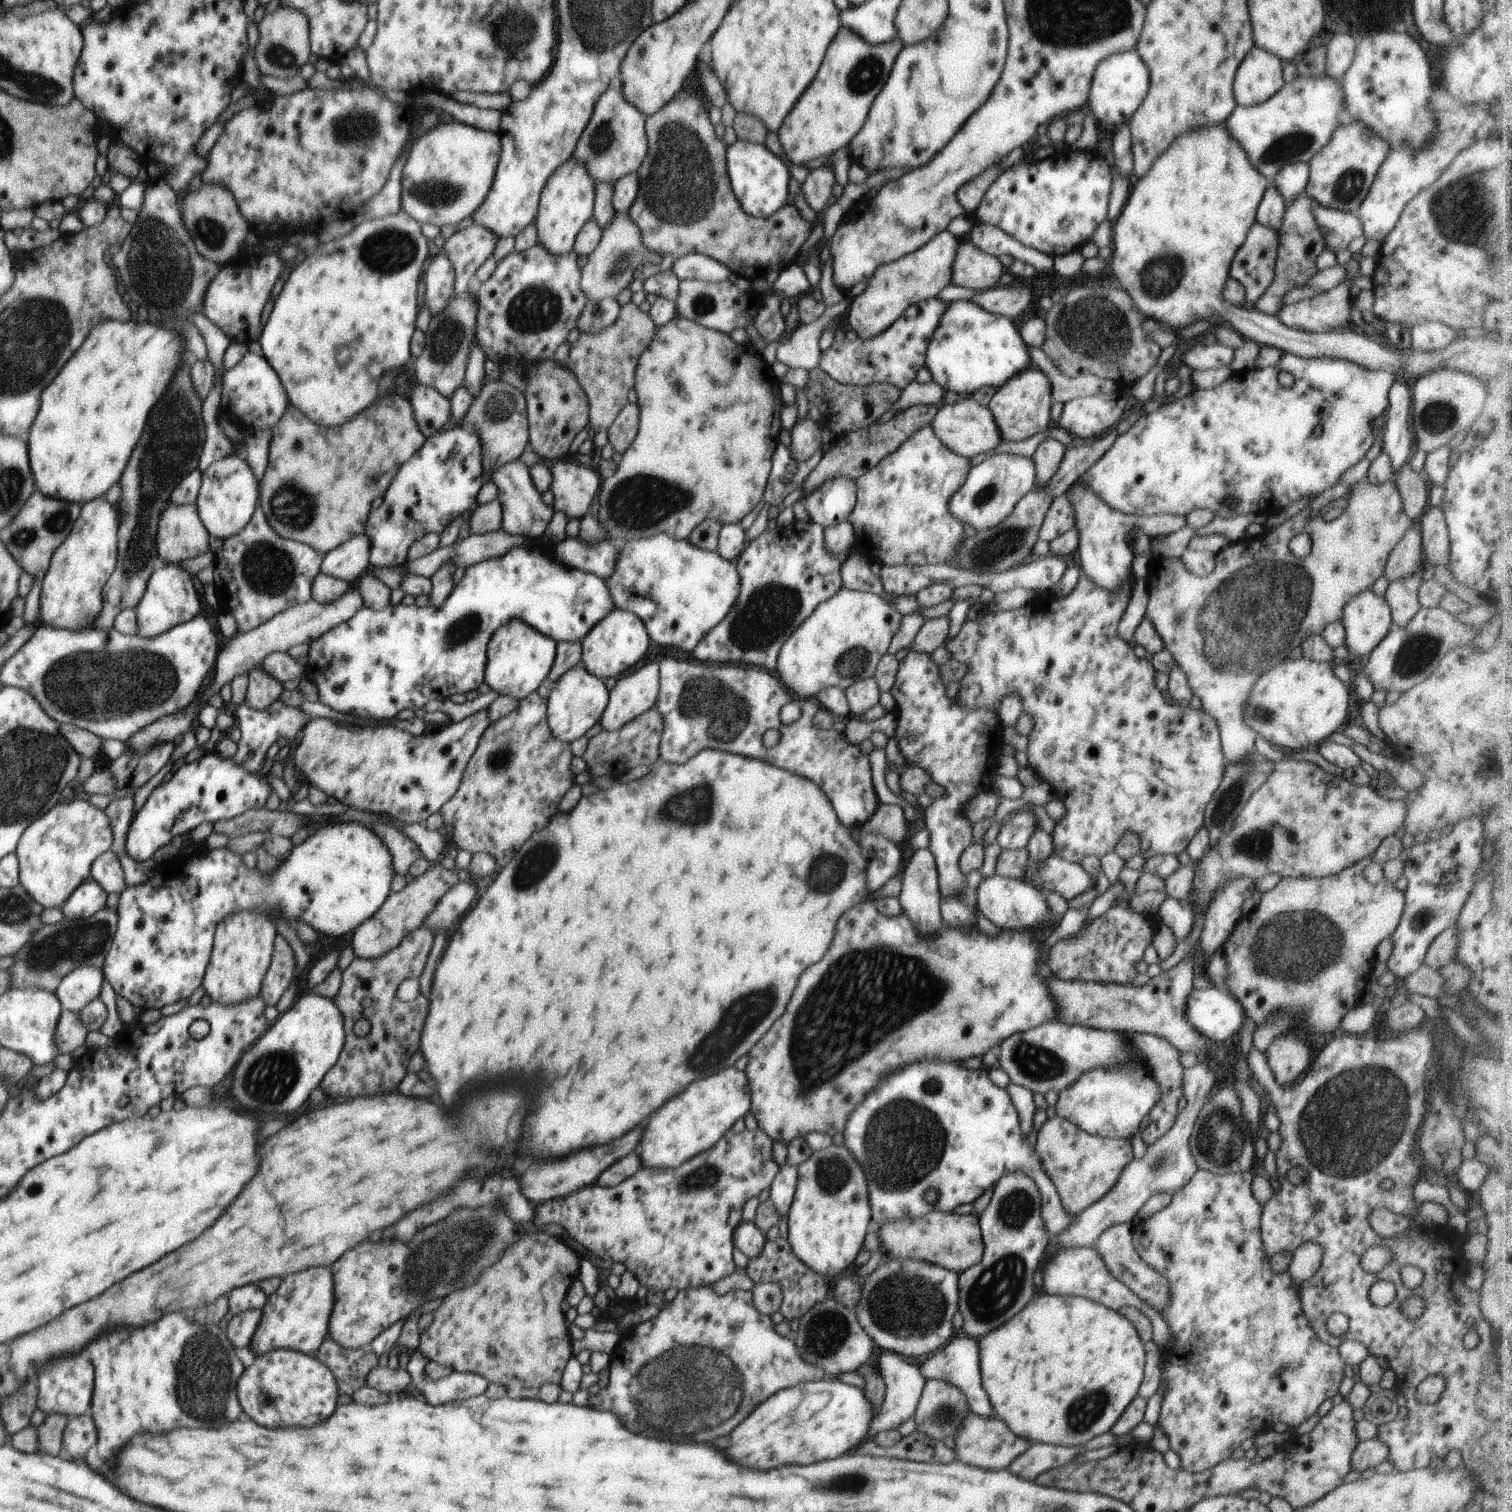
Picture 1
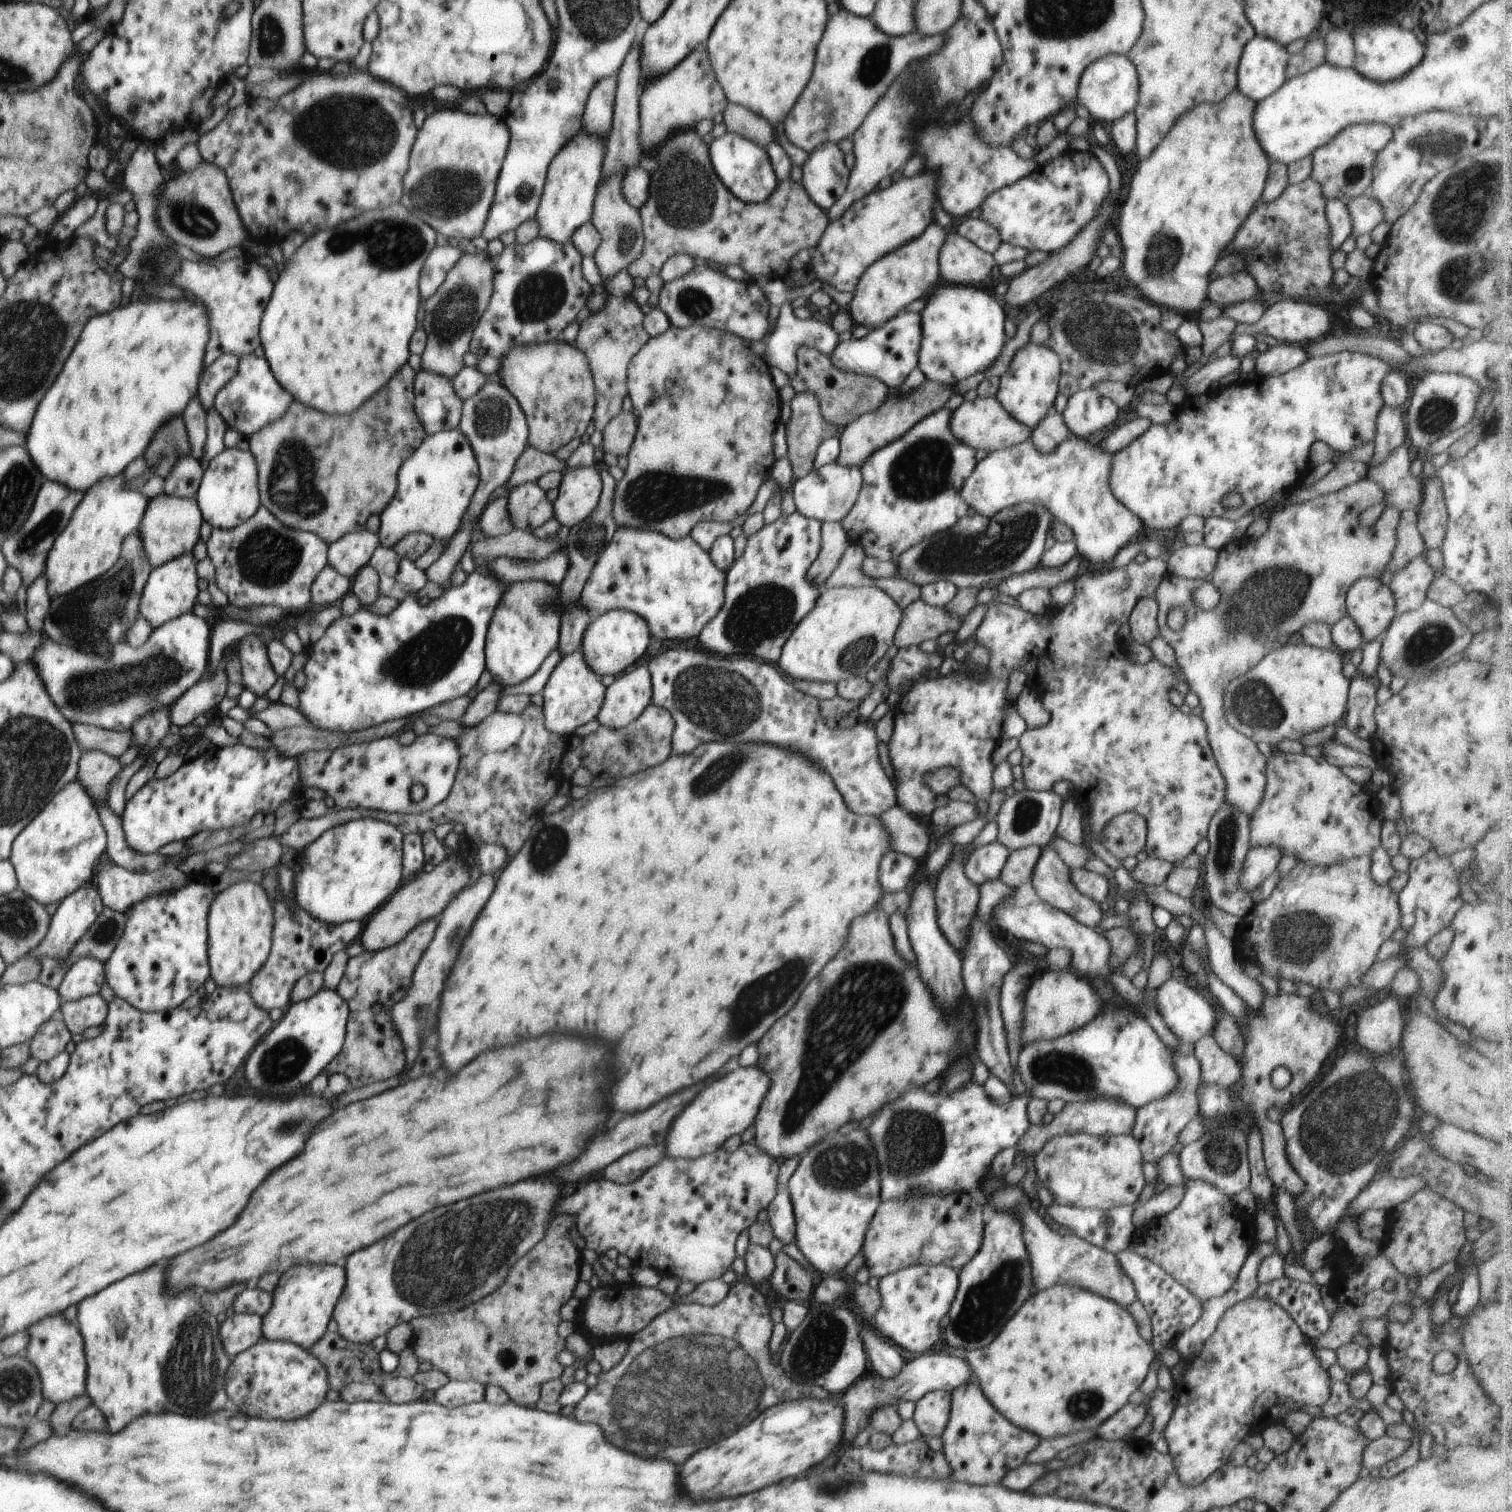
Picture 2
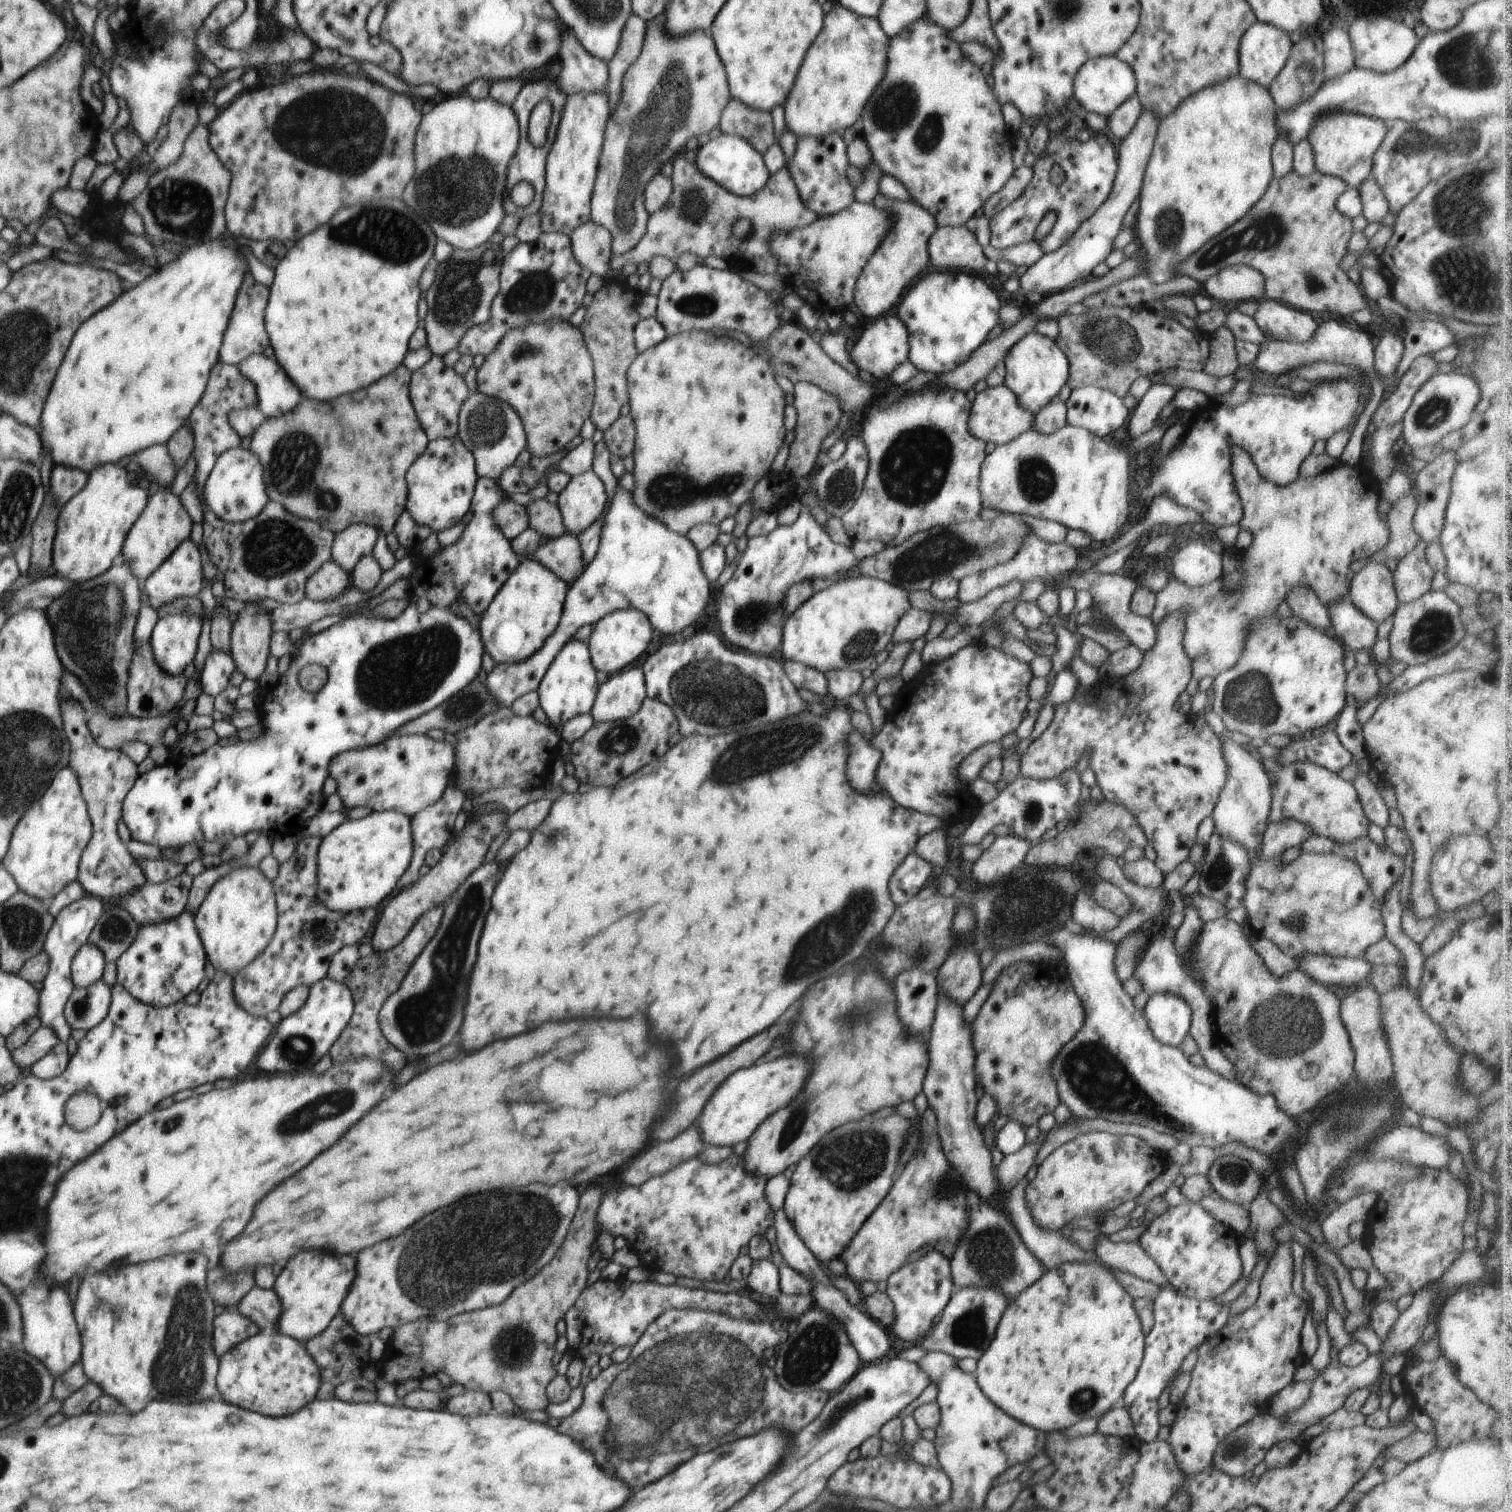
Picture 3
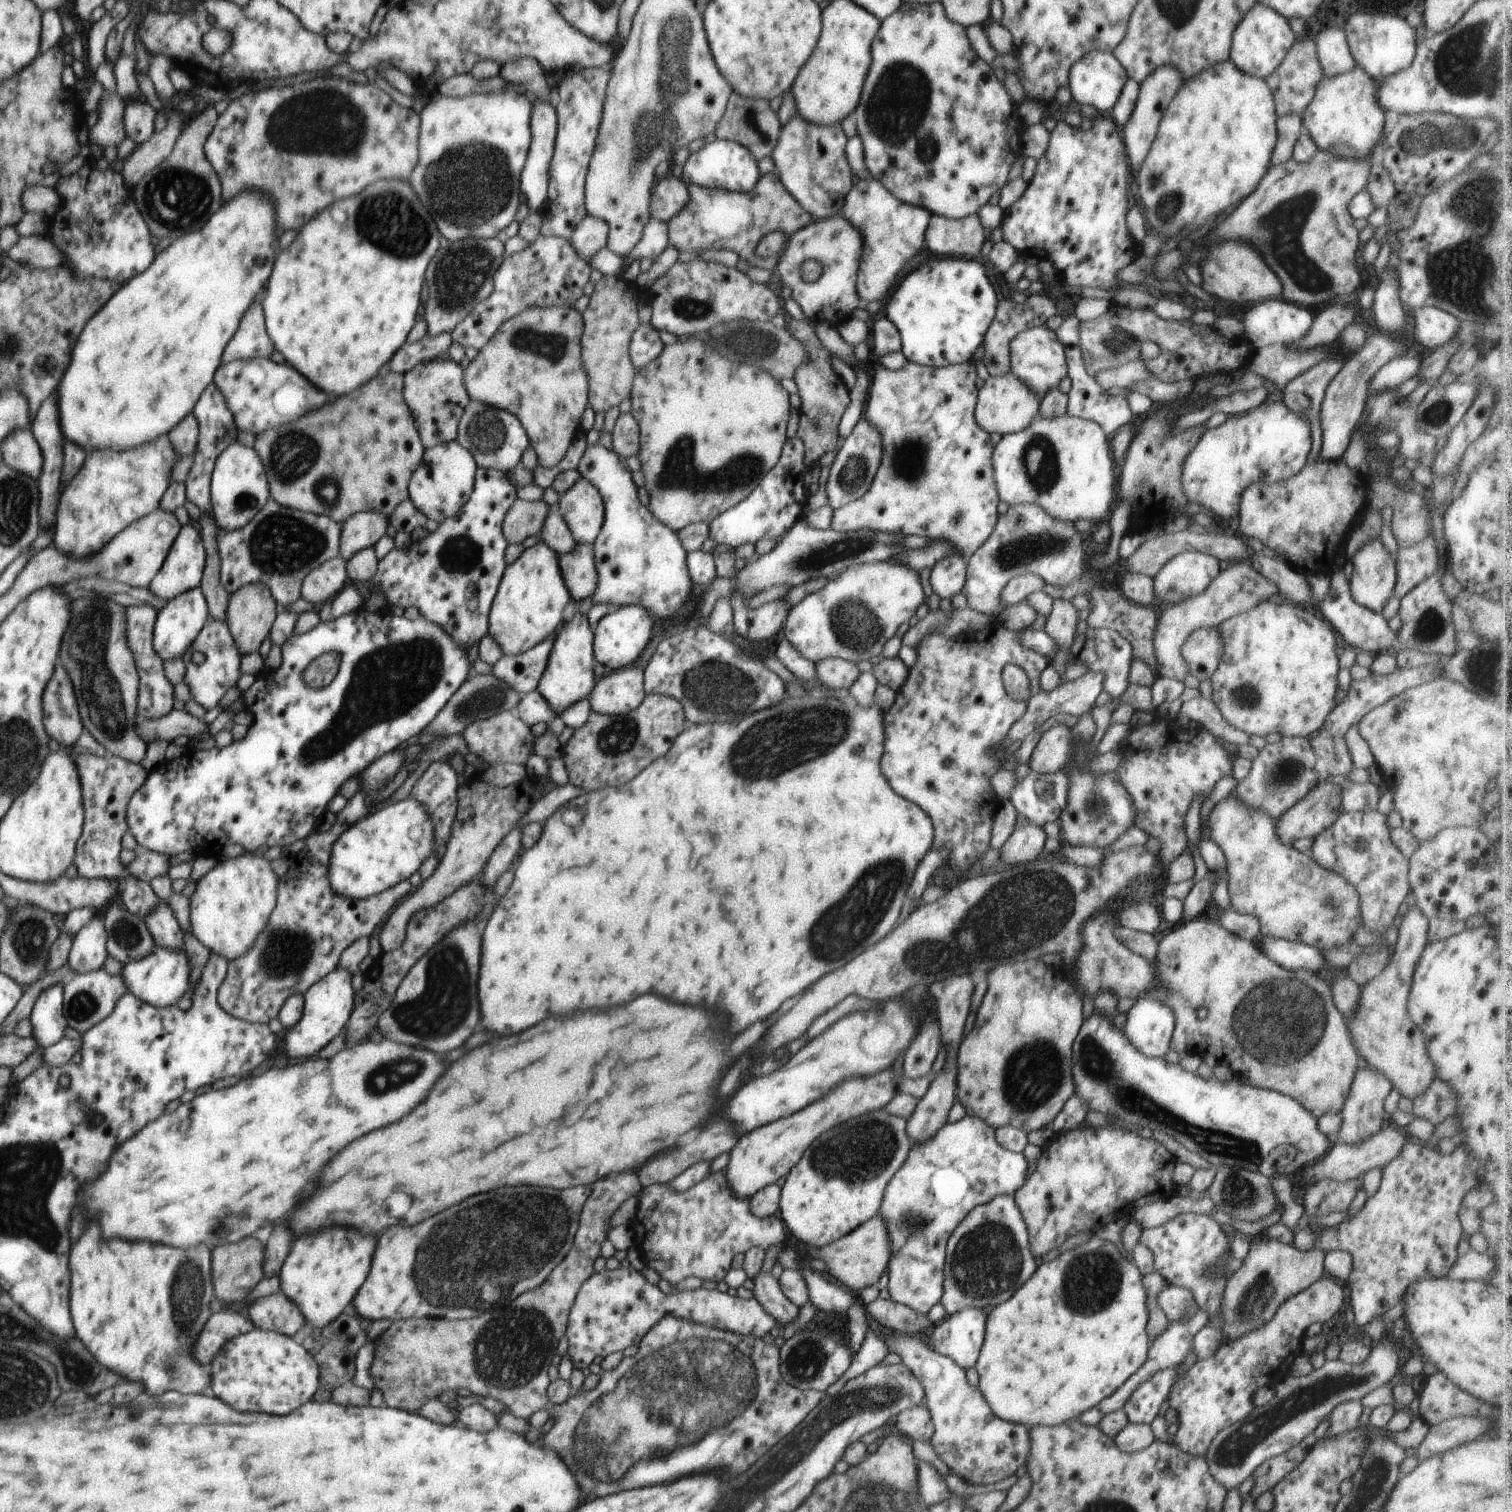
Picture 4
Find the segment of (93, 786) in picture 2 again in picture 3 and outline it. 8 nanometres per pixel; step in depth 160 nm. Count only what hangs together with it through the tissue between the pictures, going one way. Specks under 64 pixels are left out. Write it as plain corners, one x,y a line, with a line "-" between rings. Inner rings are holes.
60,694
59,704
62,706
63,728
70,741
69,766
76,773
93,826
92,836
80,857
77,880
86,894
98,896
99,899
126,897
148,882
141,866
130,854
127,843
119,837
117,831
123,800
140,775
137,764
126,754
102,748
94,740
87,725
87,711
82,703
74,699
64,699
63,694

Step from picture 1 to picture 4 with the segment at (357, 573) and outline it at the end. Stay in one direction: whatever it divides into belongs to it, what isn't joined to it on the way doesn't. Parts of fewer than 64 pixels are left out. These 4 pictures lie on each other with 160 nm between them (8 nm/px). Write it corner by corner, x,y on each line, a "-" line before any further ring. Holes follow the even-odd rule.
362,511
342,523
340,555
346,562
359,550
373,547
388,528
389,518
380,511

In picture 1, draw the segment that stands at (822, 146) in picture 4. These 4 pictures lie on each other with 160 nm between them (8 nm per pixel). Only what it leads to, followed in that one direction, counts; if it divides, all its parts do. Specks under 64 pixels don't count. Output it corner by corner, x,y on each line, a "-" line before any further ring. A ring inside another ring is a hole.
824,166
810,170
801,188
808,204
815,212
824,210
828,200
840,190
834,171

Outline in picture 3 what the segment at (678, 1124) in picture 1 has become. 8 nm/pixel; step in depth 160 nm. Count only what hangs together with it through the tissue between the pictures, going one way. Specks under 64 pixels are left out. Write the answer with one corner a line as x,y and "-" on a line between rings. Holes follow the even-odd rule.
782,1056
774,1062
758,1062
748,1070
740,1070
732,1074
708,1100
702,1118
702,1138
709,1146
733,1147
738,1142
746,1142
752,1133
777,1110
784,1108
798,1092
804,1088
808,1080
808,1072
812,1070
810,1060
806,1062
802,1056

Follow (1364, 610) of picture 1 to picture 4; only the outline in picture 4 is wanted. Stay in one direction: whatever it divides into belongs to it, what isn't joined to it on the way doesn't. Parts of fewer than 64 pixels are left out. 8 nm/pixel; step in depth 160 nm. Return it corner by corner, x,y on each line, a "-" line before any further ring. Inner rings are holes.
1379,536
1372,537
1358,548
1348,563
1348,567
1349,587
1354,602
1380,613
1384,603
1391,598
1395,587
1397,579
1395,555
1386,550

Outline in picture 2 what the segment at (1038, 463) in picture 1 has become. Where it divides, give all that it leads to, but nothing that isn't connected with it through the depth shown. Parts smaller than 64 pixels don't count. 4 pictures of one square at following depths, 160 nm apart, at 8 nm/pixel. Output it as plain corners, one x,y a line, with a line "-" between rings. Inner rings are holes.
1052,405
1047,415
1032,430
1030,439
1040,452
1049,453
1069,435
1070,430
1066,426
1063,414

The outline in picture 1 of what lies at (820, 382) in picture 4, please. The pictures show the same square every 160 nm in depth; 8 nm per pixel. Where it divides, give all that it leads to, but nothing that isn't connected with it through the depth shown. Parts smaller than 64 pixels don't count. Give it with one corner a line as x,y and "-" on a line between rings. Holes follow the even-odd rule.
808,417
796,419
794,426
789,430
792,438
789,453
797,462
808,460
822,445
821,426

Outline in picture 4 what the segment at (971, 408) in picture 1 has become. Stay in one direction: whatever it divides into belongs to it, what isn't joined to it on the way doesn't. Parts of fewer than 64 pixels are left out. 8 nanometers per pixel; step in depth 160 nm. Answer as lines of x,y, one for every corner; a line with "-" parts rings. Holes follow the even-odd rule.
1010,372
1004,376
988,377
984,386
979,390
975,406
976,422
989,434
998,432
1002,436
1024,430
1039,412
1041,399
1028,385
1025,385
1017,376

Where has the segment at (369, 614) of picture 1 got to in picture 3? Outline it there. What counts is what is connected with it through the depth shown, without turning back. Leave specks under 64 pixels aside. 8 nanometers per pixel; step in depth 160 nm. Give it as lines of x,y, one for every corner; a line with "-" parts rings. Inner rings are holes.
410,597
411,603
408,608
396,618
383,619
382,617
356,615
349,617
343,622
327,628
318,634
312,636
305,636
301,650
296,650
291,658
291,663
284,676
280,676
276,684
264,689
266,693
263,694
261,701
256,706
259,714
260,723
265,728
265,734
256,741
241,741
238,740
234,744
223,744
222,741
209,747
200,755
182,756
176,758
166,765
156,765
147,773
139,775
136,782
132,785
130,792
123,800
123,807
121,810
121,819
126,824
127,829
131,832
132,839
141,843
151,844
160,849
187,847
188,845
200,844
203,840
206,842
214,842
218,840
222,843
228,842
231,838
244,837
248,832
260,832
266,836
274,837
279,833
291,831
298,825
305,825
316,813
322,810
324,802
324,794
322,786
324,781
329,777
329,764
333,757
346,751
353,751
356,749
366,749
372,745
383,743
388,737
396,735
396,732
402,725
407,722
430,712
433,708
440,706
443,702
450,699
451,696
458,694
464,687
468,686
477,678
478,672
482,668
482,654
484,654
485,646
481,639
481,633
476,632
472,626
464,619
456,614
454,608
439,609
431,606
424,614
419,614
416,611
417,598
-
308,664
322,664
328,668
328,684
316,692
304,692
298,684
298,672
300,666
308,666

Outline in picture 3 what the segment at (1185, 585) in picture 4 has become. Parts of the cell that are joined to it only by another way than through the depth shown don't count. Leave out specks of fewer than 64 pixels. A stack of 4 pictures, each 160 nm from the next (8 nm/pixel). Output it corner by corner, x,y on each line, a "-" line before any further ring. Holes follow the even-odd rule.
1194,538
1187,547
1182,547
1171,558
1172,576
1177,581
1188,585
1189,587
1203,587
1221,578
1223,573
1223,557
1222,554
1214,553
1214,550
1198,539

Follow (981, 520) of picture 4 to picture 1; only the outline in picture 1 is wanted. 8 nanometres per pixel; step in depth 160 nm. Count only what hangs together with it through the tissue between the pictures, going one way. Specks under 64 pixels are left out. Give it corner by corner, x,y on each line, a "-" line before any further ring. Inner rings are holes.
926,425
907,438
892,454
883,458
874,468
861,474
857,484
857,501
847,520
855,530
855,547
864,554
870,548
878,553
881,564
910,566
952,564
964,536
963,524
949,513
949,500
964,484
972,466
970,459
957,455
945,447
936,436
933,426

